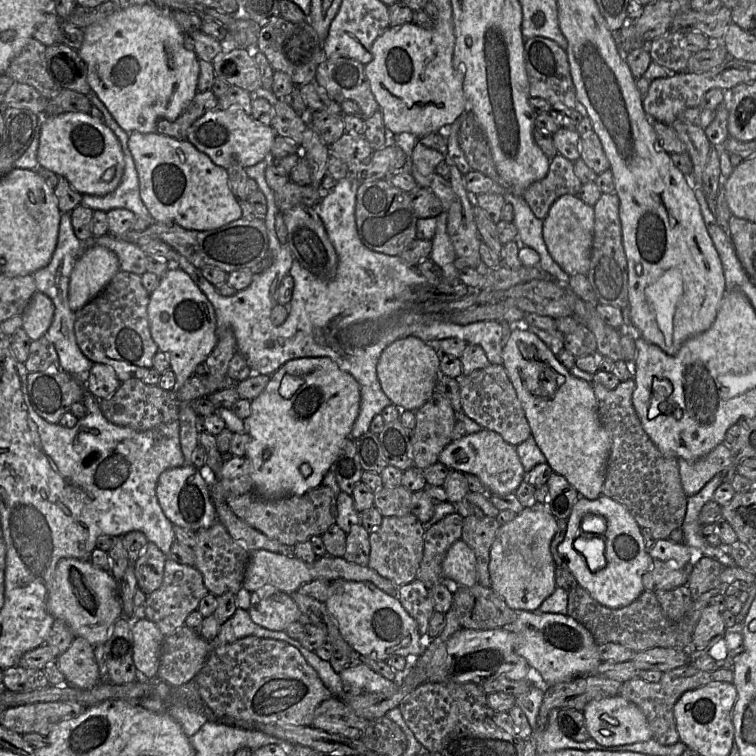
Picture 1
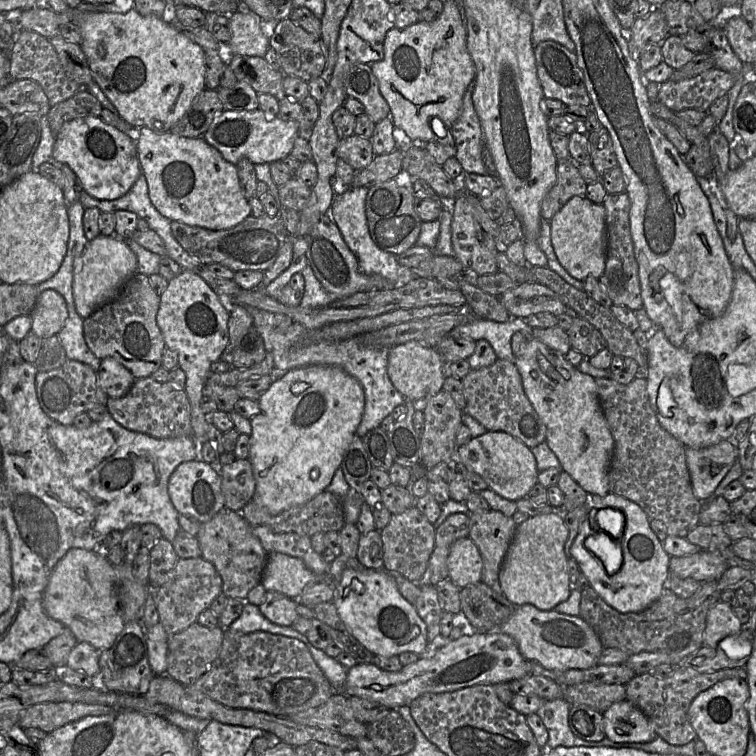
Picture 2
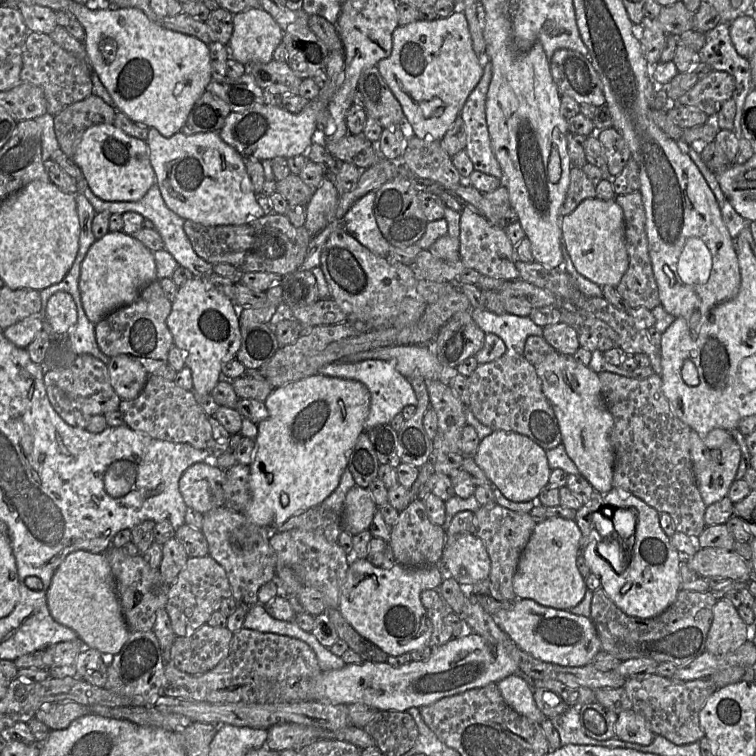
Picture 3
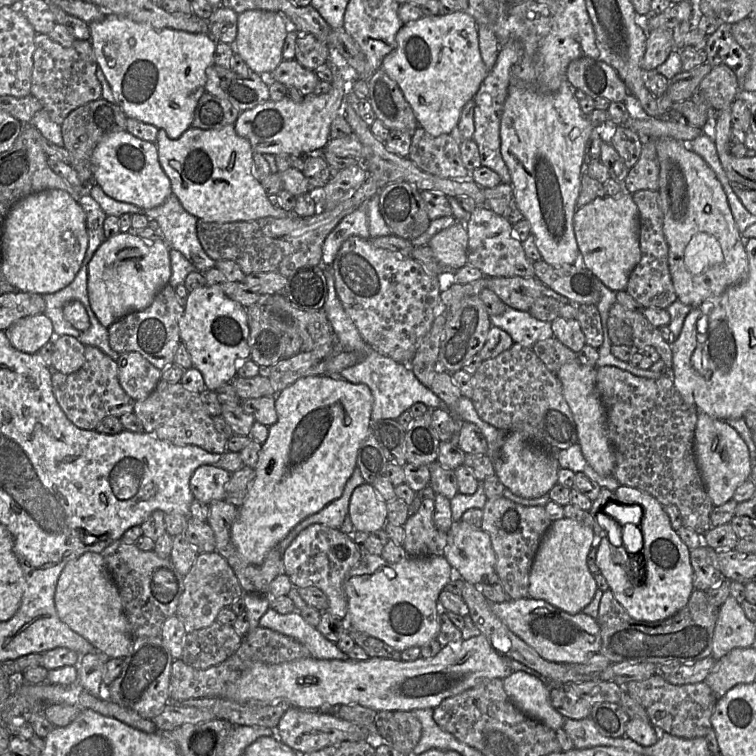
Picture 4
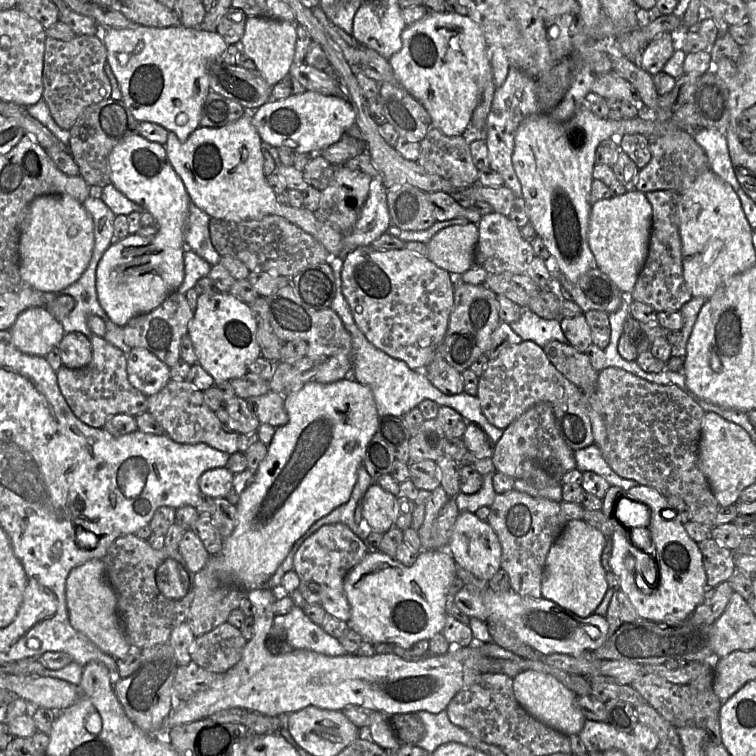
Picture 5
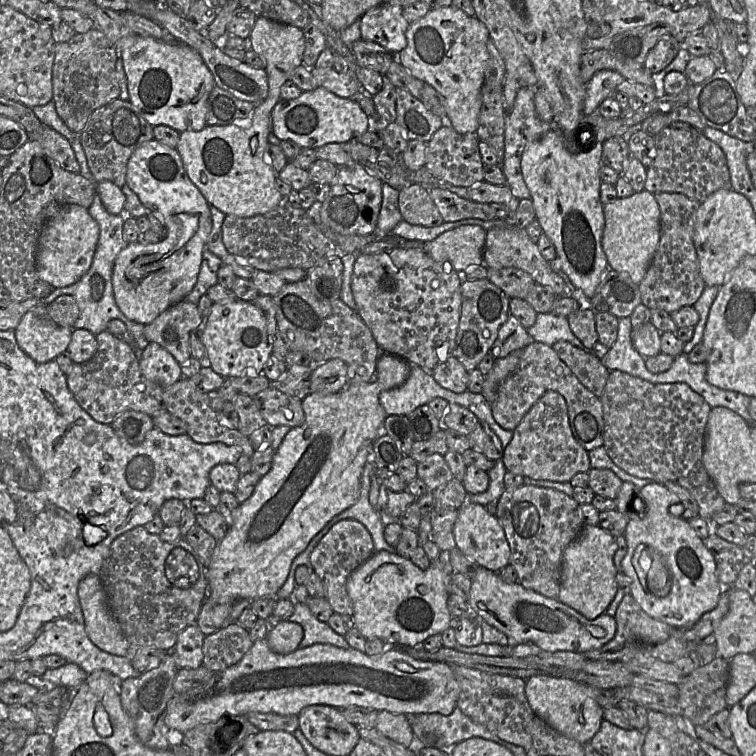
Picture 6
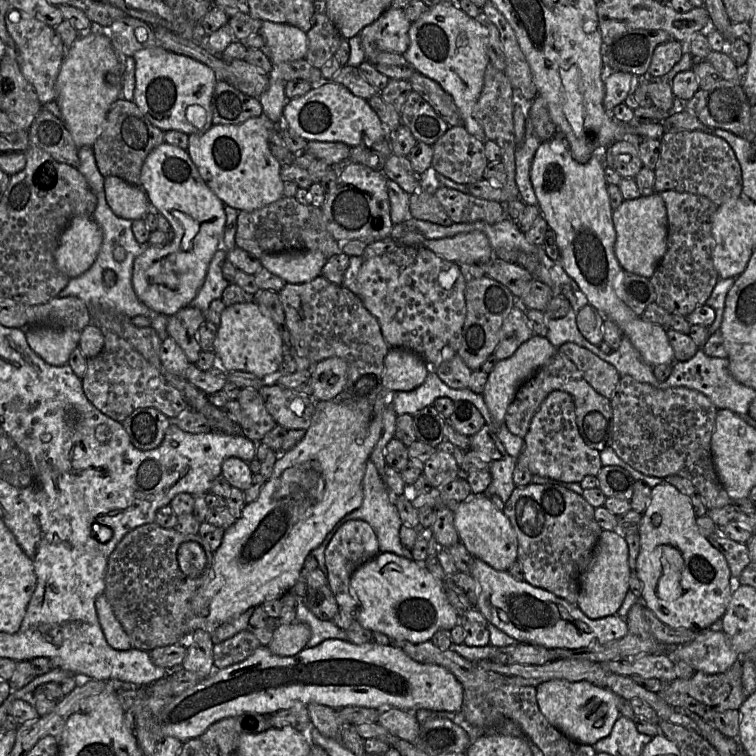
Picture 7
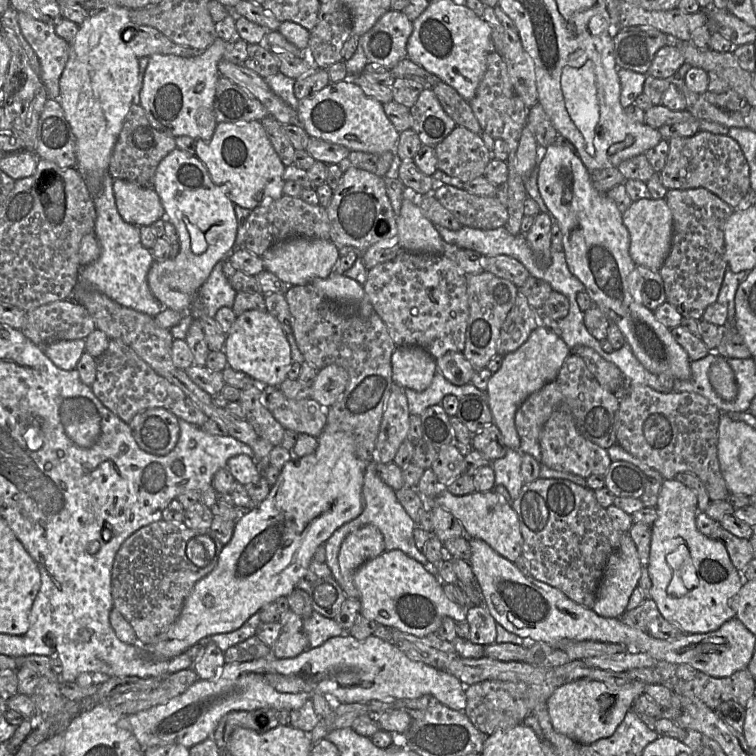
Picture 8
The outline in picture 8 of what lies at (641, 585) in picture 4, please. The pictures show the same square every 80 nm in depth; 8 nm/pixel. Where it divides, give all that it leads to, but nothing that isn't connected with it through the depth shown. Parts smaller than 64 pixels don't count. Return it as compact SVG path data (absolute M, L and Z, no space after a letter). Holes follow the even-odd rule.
M663 480L655 509L657 512L657 518L655 522L652 524L649 562L647 565L648 574L651 580L651 590L649 598L656 603L657 608L661 613L661 615L672 626L679 629L684 634L702 634L719 629L722 625L724 625L729 620L735 618L736 616L735 611L731 608L731 600L739 592L742 585L744 584L742 573L740 573L733 566L729 558L728 552L722 543L710 539L709 537L703 535L697 529L696 517L699 511L697 509L697 494L695 493L695 491L686 487L684 484L680 483L677 480Z

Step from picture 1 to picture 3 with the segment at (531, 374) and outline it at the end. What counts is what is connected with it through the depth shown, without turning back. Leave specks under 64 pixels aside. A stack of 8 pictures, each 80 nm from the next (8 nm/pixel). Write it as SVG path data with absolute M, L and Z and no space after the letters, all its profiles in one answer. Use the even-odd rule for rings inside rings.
M555 351L534 364L541 380L542 391L559 422L562 442L567 455L597 493L606 494L613 487L616 435L613 416L601 394L596 372L574 360L573 356Z

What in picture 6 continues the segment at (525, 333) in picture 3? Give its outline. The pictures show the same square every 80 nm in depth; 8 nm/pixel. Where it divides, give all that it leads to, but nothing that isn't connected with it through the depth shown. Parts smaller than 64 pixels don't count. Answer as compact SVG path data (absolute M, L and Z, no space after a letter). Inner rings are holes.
M538 313L534 325L529 327L527 332L534 341L551 347L556 342L566 341L580 349L586 349L571 331L567 317Z

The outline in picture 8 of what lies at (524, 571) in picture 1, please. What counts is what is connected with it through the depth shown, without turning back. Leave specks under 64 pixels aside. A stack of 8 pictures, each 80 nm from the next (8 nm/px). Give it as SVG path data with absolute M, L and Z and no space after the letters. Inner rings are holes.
M622 534L619 547L605 564L592 610L605 618L621 618L641 574L636 546L628 534Z

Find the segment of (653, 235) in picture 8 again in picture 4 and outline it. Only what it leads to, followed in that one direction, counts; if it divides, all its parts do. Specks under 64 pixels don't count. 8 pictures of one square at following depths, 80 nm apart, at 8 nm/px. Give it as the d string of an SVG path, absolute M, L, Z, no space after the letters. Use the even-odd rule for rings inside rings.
M632 194L596 198L578 208L574 229L584 267L608 289L625 291L630 274L641 259L639 211Z

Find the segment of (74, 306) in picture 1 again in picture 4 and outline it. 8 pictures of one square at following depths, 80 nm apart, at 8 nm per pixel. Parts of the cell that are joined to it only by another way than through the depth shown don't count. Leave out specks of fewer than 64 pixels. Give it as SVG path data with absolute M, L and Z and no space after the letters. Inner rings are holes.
M120 232L107 238L88 264L87 292L90 307L100 324L109 327L130 312L144 310L171 278L170 247L162 237L146 241Z

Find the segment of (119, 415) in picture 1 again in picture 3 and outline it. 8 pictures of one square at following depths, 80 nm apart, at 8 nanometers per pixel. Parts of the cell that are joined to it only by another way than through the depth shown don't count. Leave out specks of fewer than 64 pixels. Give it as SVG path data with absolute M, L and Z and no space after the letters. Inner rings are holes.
M149 375L140 394L134 399L122 400L118 411L125 425L133 430L144 432L152 438L187 443L197 449L209 451L209 442L212 439L209 417L199 405L196 394L179 387L174 381Z

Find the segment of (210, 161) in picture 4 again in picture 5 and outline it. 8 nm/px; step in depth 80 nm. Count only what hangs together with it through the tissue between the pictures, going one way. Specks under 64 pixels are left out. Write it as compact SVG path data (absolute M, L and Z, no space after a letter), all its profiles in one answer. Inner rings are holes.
M246 110L246 113L244 116L242 116L239 120L223 126L221 128L210 128L210 127L199 127L194 132L192 132L189 137L185 141L180 141L177 136L169 132L167 141L164 144L166 154L168 157L169 162L171 163L173 169L178 174L178 176L181 178L186 191L191 199L191 202L198 207L200 210L208 214L211 218L215 219L222 219L227 221L234 221L234 222L242 222L247 220L255 220L258 218L261 218L266 215L277 215L280 217L283 217L290 222L294 223L295 225L302 228L307 233L314 236L327 250L331 255L338 255L340 254L342 250L342 240L344 237L344 233L338 230L336 227L330 225L330 223L326 221L322 221L320 218L317 217L315 212L308 211L304 208L293 208L287 205L282 205L278 203L277 201L277 195L274 193L274 191L271 189L271 187L267 183L267 176L264 174L263 170L263 150L262 150L262 140L255 128L255 126L252 124L252 116L253 116L254 110Z

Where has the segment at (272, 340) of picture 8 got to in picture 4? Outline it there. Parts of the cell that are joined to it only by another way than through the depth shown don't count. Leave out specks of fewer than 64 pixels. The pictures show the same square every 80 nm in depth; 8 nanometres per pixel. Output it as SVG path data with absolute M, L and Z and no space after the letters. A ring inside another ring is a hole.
M210 286L193 289L184 300L184 312L179 320L181 342L204 379L205 387L216 390L225 382L237 377L236 363L248 360L249 324L246 308L222 291Z

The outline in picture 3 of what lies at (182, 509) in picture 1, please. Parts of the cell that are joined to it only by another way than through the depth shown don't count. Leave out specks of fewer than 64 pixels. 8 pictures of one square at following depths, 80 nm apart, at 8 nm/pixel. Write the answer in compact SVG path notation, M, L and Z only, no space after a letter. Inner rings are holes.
M211 461L191 465L179 480L187 508L202 514L224 506L225 470Z

